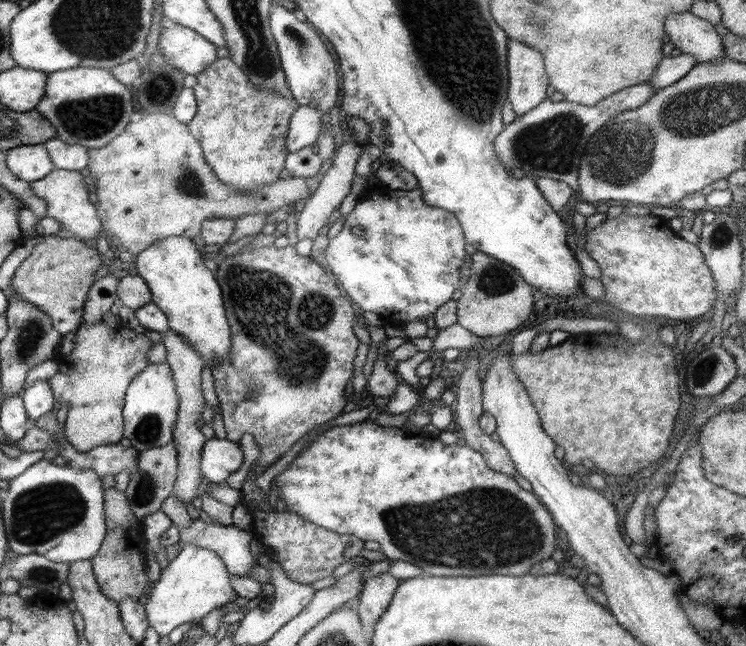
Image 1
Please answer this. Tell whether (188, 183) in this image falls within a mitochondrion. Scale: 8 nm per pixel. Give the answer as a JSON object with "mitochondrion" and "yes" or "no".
{"mitochondrion":"yes"}

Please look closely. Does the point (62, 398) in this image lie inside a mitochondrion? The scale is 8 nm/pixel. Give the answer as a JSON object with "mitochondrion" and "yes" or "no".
{"mitochondrion":"no"}

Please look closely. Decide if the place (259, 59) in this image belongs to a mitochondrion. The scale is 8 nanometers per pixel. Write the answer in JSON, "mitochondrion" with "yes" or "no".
{"mitochondrion":"yes"}

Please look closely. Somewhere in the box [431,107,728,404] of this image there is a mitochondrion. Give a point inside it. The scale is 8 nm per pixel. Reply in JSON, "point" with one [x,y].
{"point":[552,145]}

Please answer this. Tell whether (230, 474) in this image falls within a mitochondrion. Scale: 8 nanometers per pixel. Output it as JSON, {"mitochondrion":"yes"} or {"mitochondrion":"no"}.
{"mitochondrion":"no"}

